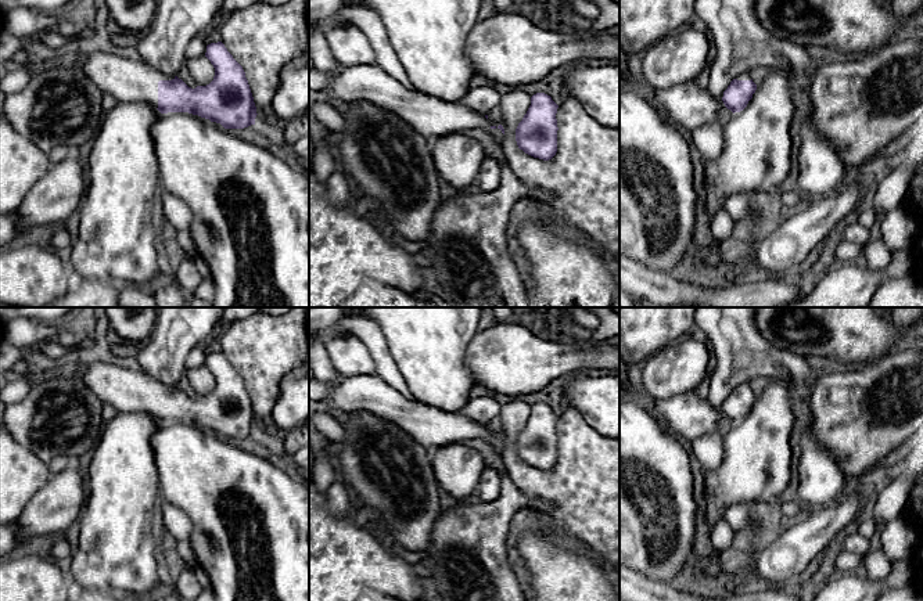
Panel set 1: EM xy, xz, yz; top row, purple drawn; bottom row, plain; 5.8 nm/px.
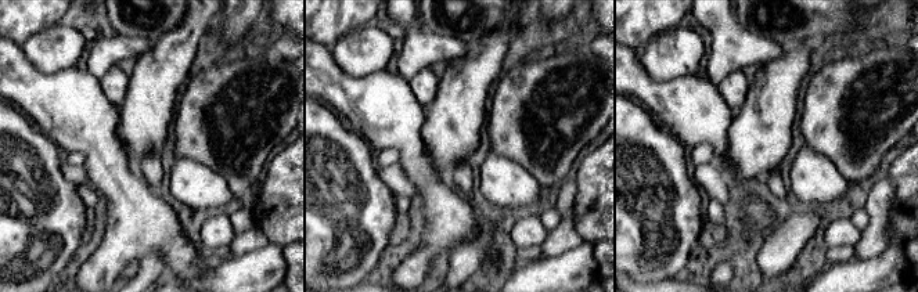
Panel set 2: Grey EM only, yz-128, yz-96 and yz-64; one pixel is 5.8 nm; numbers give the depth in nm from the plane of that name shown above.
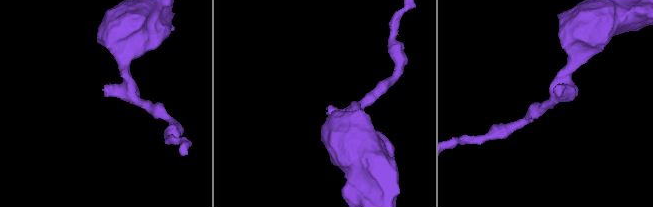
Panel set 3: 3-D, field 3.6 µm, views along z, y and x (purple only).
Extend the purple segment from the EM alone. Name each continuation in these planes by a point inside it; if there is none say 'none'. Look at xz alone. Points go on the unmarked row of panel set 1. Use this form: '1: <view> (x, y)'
1: xz (431, 427)

